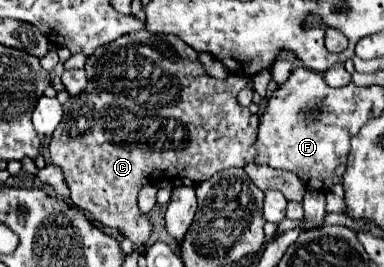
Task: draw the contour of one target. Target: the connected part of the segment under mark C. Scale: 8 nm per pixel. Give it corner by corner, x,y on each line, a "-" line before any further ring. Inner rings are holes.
146,28
124,34
106,46
100,46
86,60
88,86
78,96
64,104
64,118
48,144
50,162
60,166
74,206
90,214
104,226
118,228
134,242
134,250
144,250
150,238
150,220
140,212
136,196
144,184
158,180
188,178
200,184
226,168
244,166
254,160
254,140
258,132
258,116
238,104
238,92
246,86
244,76
230,74
224,80
210,76
198,60
198,52
170,34
152,34
-
118,120
138,120
138,132
144,132
142,142
114,142
112,132

